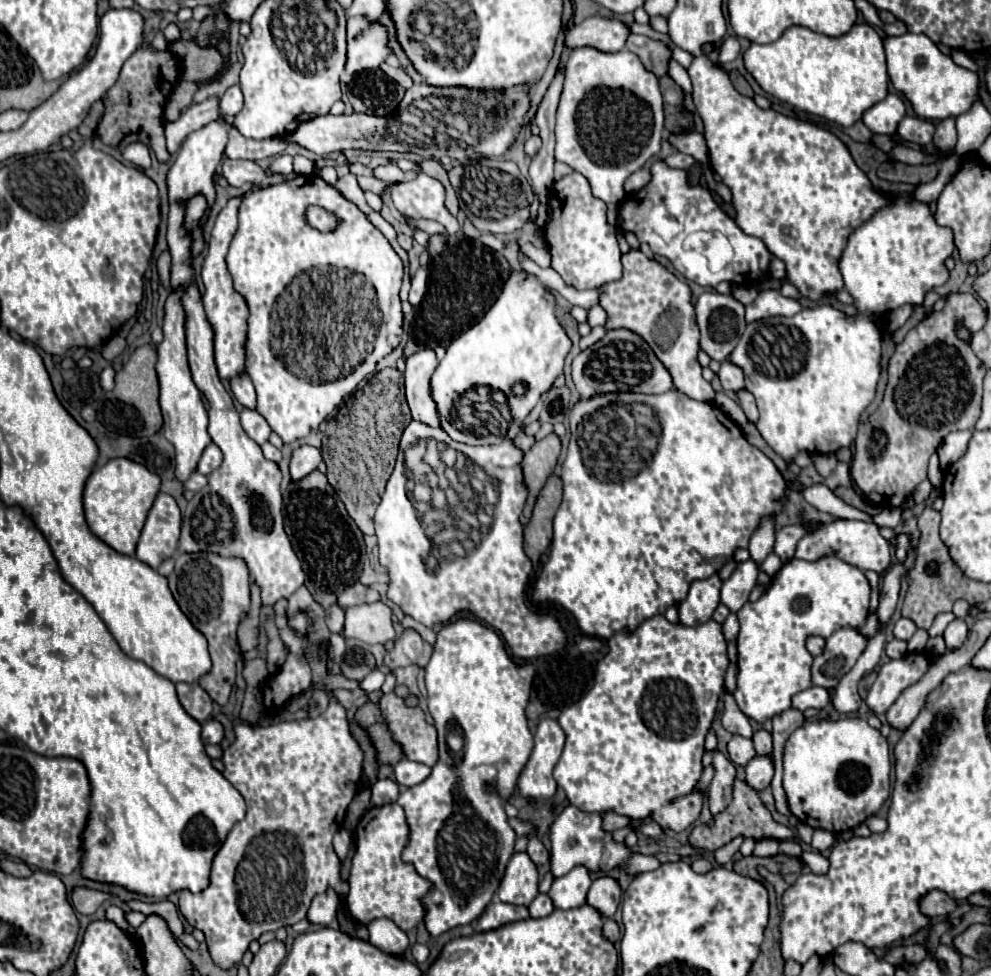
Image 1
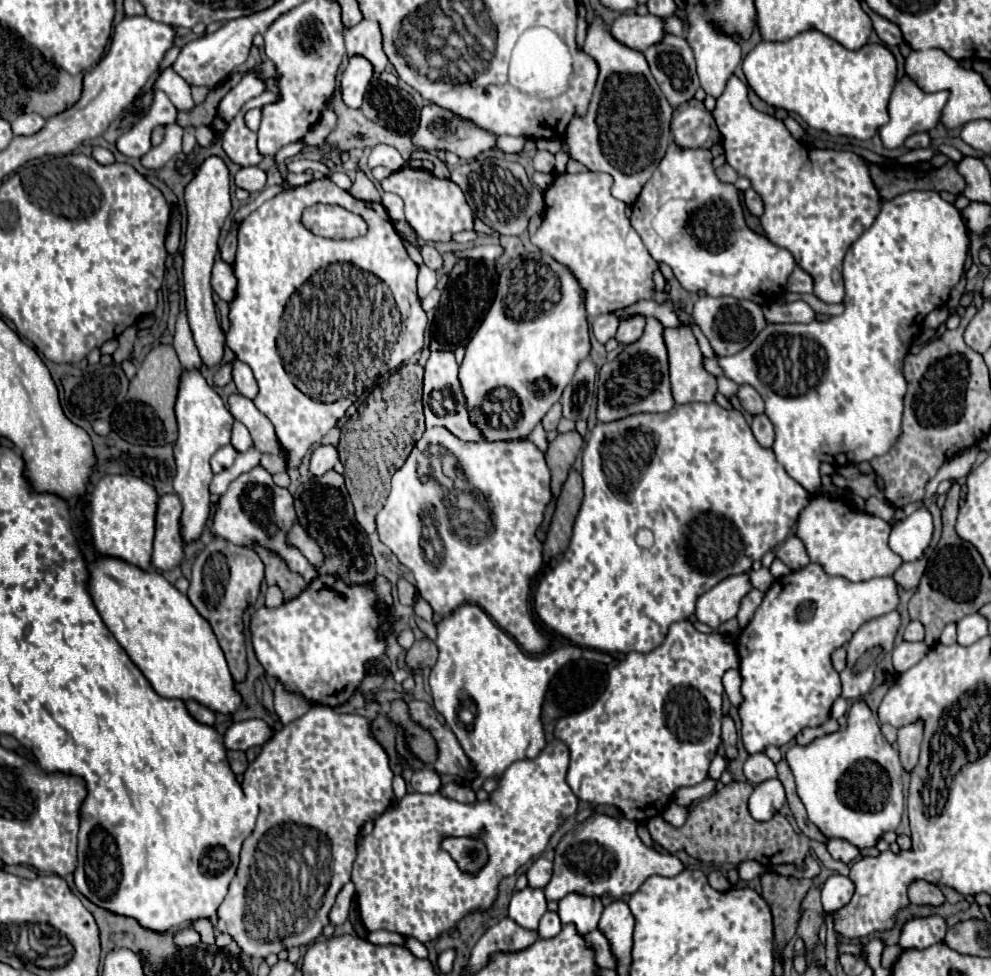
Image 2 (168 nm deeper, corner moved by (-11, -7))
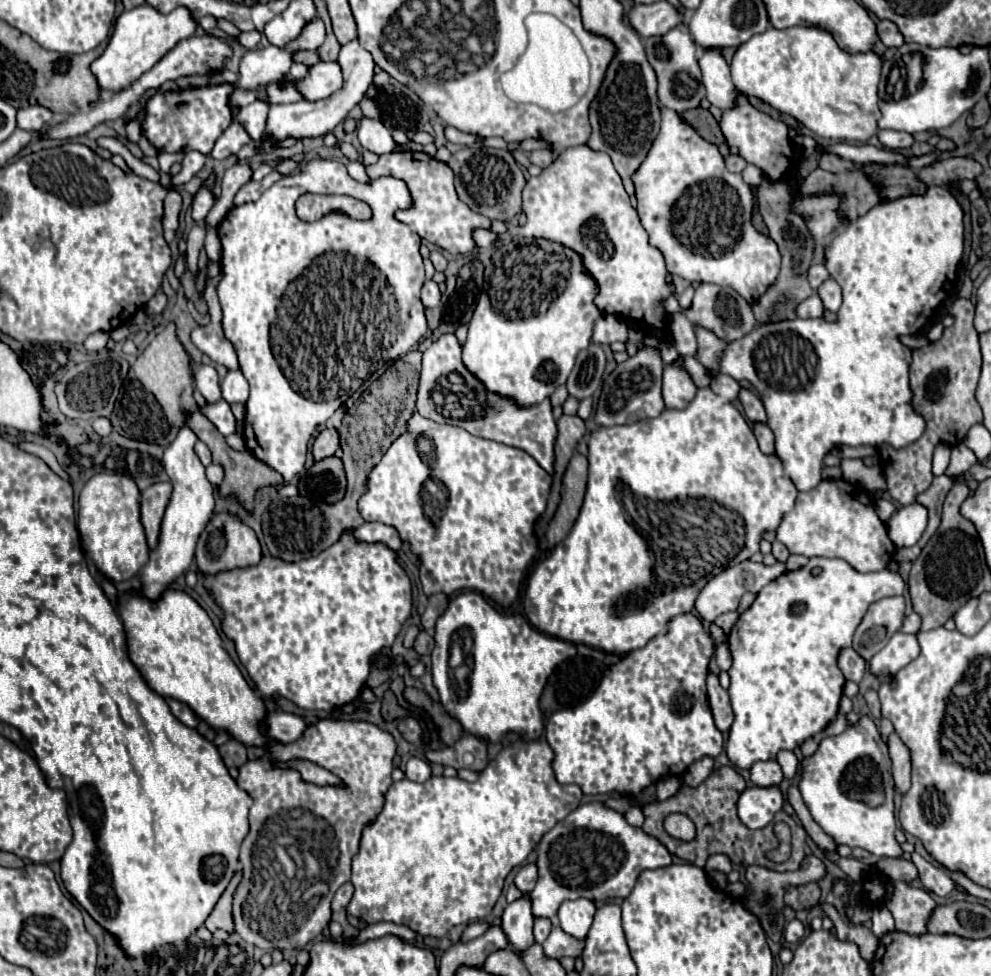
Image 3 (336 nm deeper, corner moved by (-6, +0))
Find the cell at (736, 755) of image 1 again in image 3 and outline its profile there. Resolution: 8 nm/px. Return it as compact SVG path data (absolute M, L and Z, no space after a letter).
M759 761L751 767L749 773L757 787L777 787L783 781L783 771L777 761Z

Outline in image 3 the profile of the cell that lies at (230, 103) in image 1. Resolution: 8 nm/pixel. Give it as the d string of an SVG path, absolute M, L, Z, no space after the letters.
M255 101L255 103L247 105L247 107L241 107L235 121L243 125L243 129L249 133L249 137L253 141L257 141L257 139L261 139L261 135L265 131L267 113L269 113L269 105L261 103L261 101Z

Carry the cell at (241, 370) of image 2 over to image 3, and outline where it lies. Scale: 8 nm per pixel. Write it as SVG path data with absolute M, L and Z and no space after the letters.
M217 275L217 277L207 281L205 301L209 305L211 323L195 327L191 331L191 341L211 361L215 361L219 365L225 365L227 369L239 369L237 353L235 353L233 345L227 341L227 337L223 335L223 327L221 327L221 307L219 307L219 299L217 299L217 293L215 293L215 287L217 287L219 281L221 281L221 275Z

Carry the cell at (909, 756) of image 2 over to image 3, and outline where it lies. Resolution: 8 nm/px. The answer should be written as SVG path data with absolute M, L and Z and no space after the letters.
M891 733L887 739L889 755L891 755L891 773L895 779L895 789L903 795L911 787L911 755L907 745L899 739L897 733Z

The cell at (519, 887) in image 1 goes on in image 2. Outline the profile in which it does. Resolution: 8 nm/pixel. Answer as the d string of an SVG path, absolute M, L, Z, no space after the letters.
M526 886L524 890L514 890L508 906L508 916L516 920L522 928L536 930L544 912L546 912L546 898L542 888Z

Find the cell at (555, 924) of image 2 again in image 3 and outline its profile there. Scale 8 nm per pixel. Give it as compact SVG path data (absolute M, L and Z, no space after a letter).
M537 919L537 921L535 921L533 933L535 933L535 941L537 941L539 945L547 939L549 931L551 931L551 921L549 921L549 919Z

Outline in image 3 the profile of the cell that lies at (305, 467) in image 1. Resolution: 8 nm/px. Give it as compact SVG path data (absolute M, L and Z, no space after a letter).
M325 429L317 435L315 443L313 443L313 457L315 461L321 461L325 457L335 455L335 451L339 449L339 433L337 429Z

